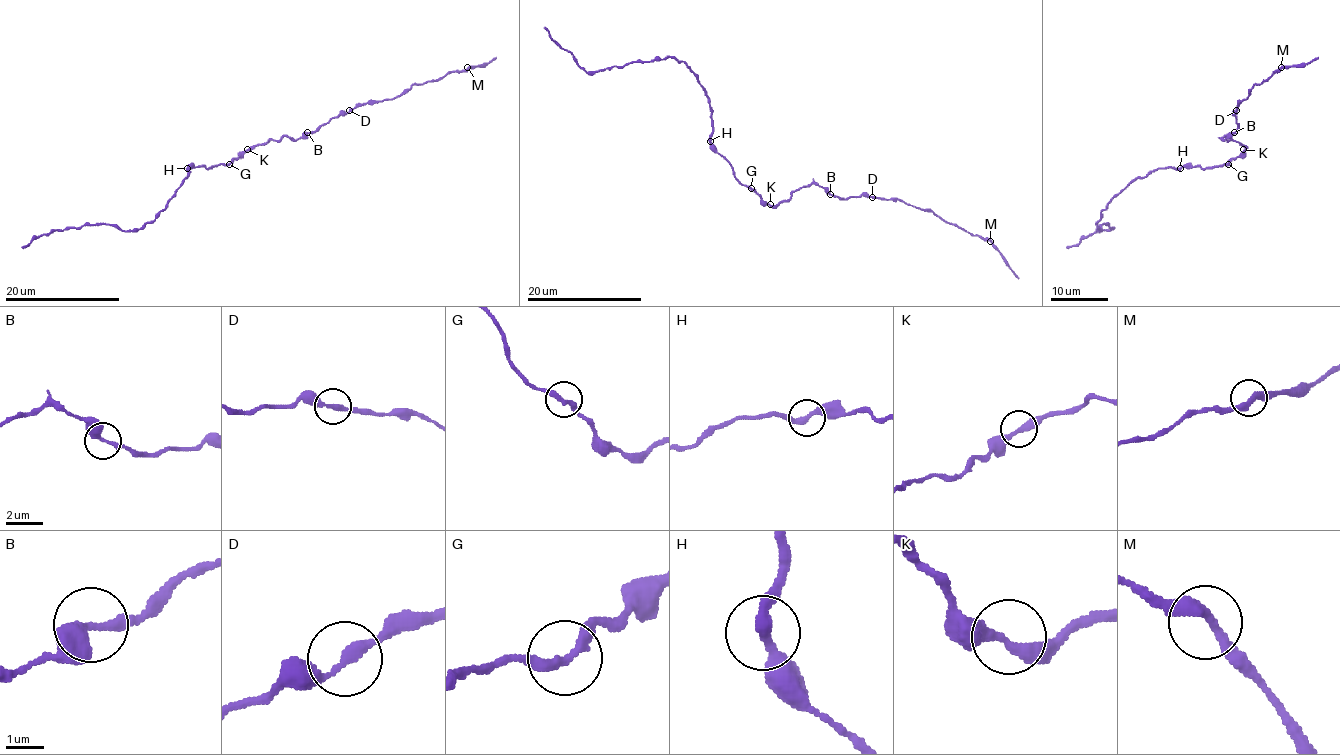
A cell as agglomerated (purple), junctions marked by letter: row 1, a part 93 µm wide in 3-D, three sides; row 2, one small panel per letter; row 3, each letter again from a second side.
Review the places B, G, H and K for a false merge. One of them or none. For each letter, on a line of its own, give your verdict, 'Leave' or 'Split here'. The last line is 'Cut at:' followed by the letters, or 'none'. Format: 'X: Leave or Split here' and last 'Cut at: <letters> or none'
B: Leave
G: Leave
H: Leave
K: Leave
Cut at: none

